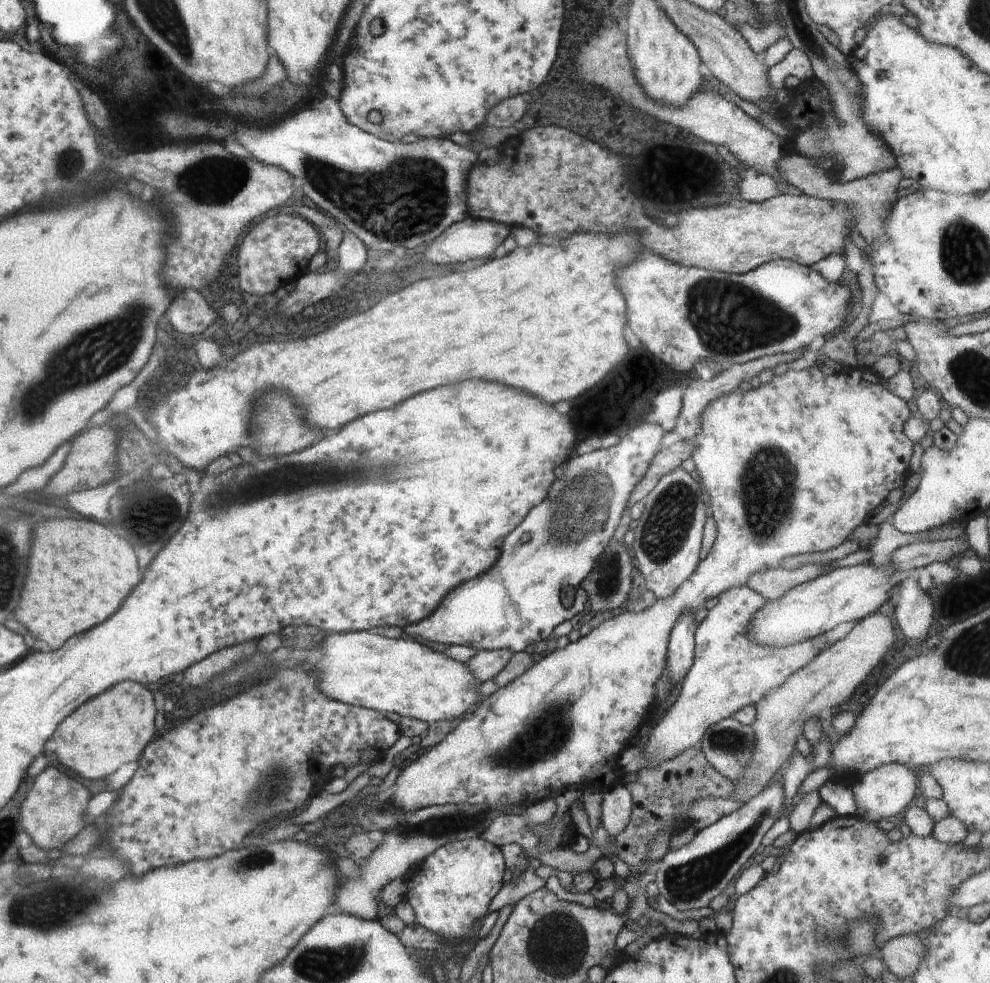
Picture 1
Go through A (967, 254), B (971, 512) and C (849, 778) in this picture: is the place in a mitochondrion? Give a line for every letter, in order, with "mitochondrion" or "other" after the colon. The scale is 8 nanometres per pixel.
A: mitochondrion
B: other
C: other

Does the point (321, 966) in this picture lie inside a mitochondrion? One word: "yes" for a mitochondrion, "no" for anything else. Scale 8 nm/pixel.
yes

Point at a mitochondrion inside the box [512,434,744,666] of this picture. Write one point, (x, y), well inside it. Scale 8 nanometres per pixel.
(576, 504)

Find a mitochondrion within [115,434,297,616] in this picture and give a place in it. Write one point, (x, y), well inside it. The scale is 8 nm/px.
(150, 520)

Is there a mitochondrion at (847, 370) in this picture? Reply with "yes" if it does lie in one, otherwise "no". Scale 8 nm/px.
no

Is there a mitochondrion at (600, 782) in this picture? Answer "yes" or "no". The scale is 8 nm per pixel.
no

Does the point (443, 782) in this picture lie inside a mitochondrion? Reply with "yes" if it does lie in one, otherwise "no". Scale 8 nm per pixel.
no

